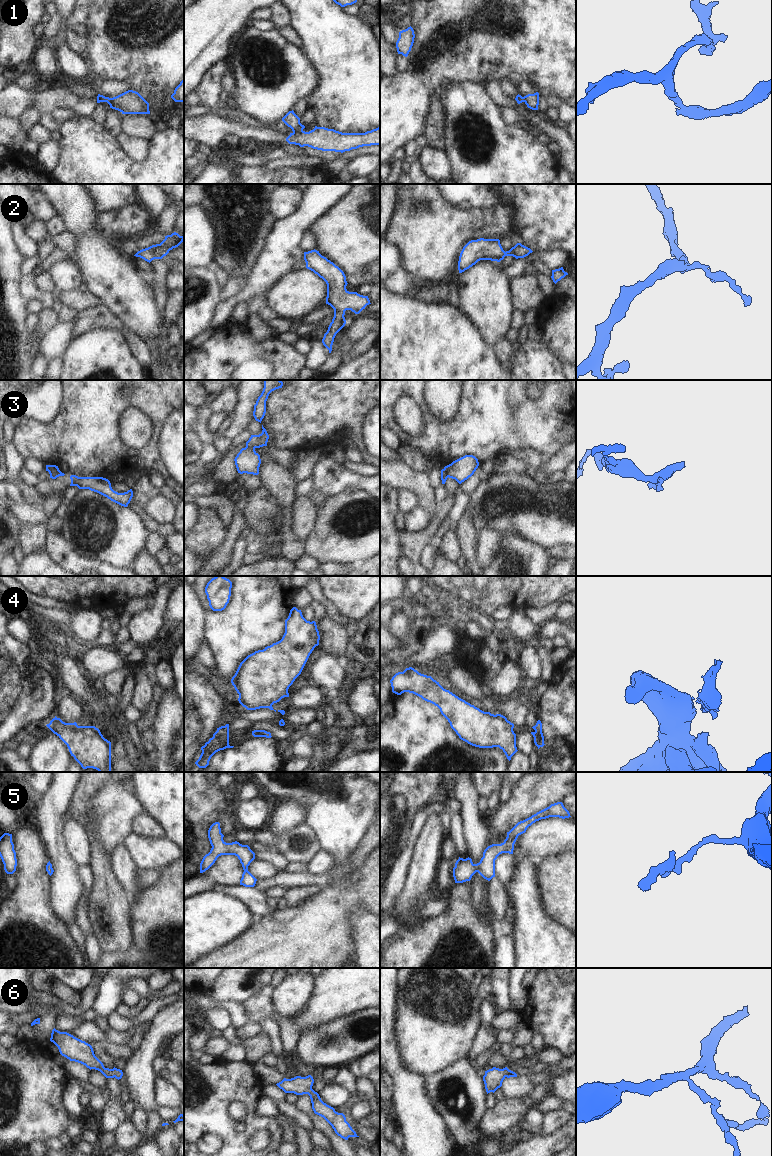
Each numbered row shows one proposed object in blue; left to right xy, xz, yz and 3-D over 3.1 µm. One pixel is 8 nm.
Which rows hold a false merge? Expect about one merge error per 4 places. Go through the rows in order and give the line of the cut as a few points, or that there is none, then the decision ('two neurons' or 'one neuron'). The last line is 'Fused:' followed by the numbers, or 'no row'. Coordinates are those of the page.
1: xz (302, 129), (298, 132), (293, 132) | two neurons
2: no cut | one neuron
3: xy (59, 470), (50, 475) | two neurons
4: xy (72, 723), (77, 726) | two neurons
5: no cut | one neuron
6: no cut | one neuron
Fused: 1, 3, 4

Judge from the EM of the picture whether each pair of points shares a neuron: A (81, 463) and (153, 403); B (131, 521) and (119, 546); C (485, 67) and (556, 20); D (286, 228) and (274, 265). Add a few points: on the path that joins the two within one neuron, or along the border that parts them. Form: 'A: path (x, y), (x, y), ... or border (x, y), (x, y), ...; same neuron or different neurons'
A: path (88, 440), (88, 437), (124, 401), (130, 401); same neuron
B: path (125, 527), (119, 533), (119, 540); same neuron
C: path (503, 51), (535, 20), (538, 20); same neuron
D: path (285, 237), (278, 256); same neuron

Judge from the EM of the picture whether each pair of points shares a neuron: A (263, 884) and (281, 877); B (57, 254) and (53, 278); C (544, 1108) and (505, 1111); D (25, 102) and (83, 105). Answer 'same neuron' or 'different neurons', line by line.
A: same neuron
B: different neurons
C: different neurons
D: same neuron

